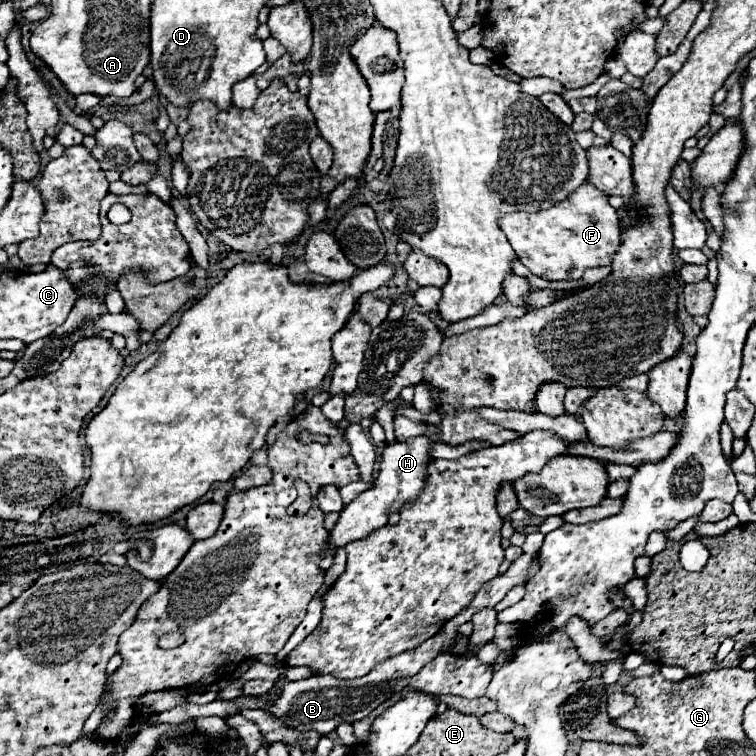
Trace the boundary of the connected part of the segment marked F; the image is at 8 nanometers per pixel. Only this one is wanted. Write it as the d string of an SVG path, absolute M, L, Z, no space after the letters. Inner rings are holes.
M584 182L566 200L542 212L514 212L500 220L518 260L544 280L578 280L586 268L608 266L620 246L618 210L608 204L608 196Z

